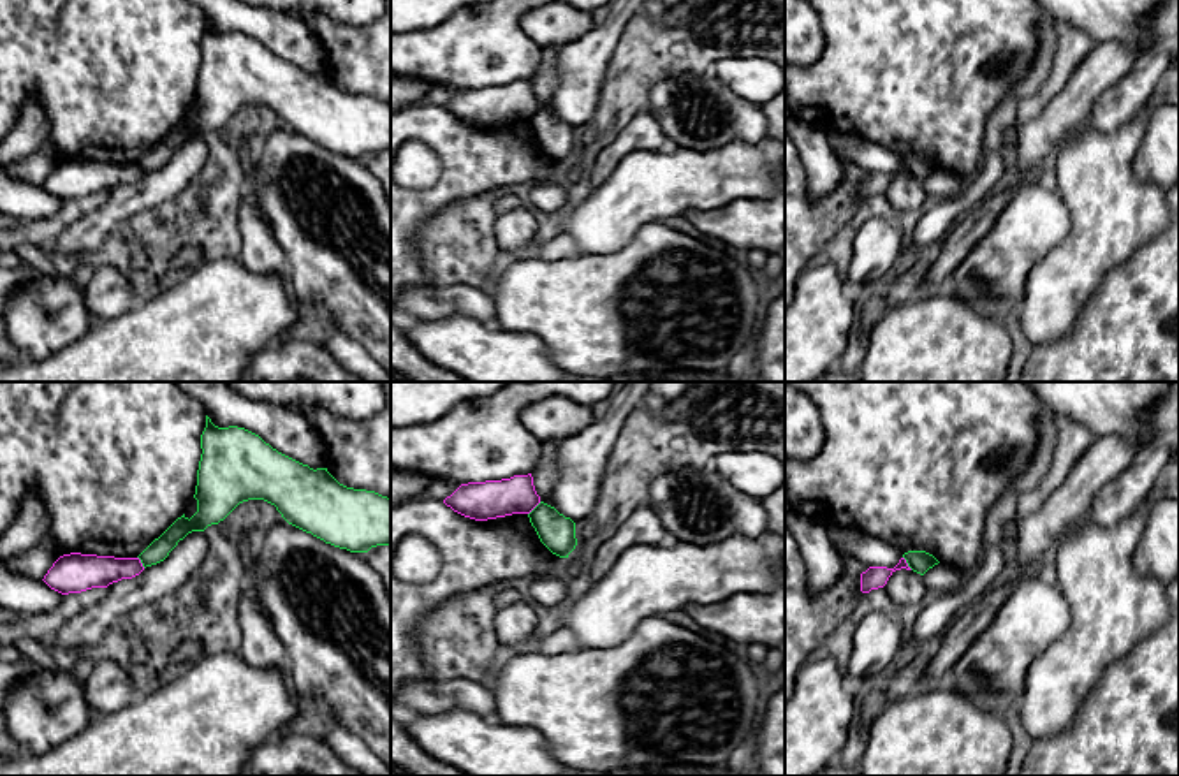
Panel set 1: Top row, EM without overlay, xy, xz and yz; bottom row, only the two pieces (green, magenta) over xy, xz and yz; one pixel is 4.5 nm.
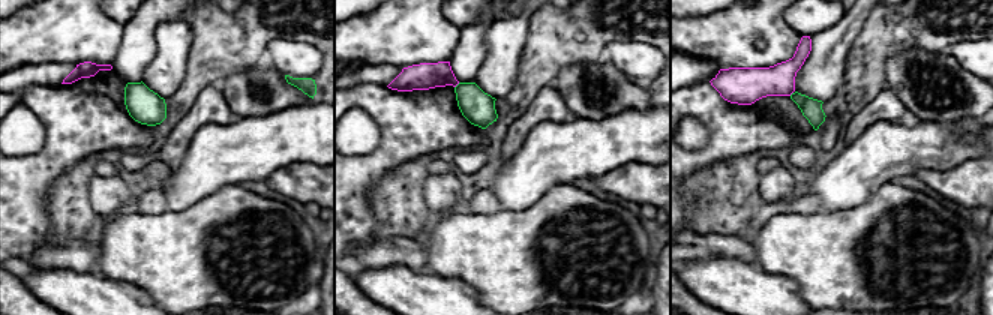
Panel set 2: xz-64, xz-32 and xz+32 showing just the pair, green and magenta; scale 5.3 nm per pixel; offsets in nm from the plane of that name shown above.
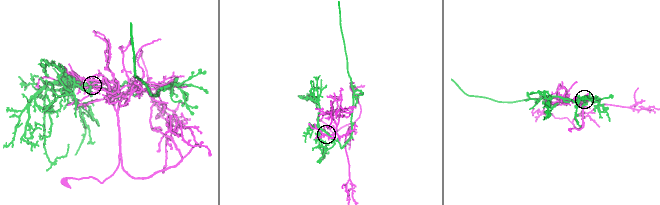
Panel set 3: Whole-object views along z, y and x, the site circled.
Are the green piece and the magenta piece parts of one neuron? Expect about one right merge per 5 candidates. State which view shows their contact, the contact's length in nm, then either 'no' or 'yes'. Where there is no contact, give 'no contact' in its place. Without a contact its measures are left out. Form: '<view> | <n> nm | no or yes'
xz | 90 nm | no

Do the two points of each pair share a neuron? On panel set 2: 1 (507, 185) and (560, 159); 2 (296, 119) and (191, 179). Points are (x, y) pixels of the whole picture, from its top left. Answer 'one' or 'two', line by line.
1: one
2: one

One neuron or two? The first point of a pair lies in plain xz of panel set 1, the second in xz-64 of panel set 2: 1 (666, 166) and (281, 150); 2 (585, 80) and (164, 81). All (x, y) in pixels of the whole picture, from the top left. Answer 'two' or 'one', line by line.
1: one
2: one

